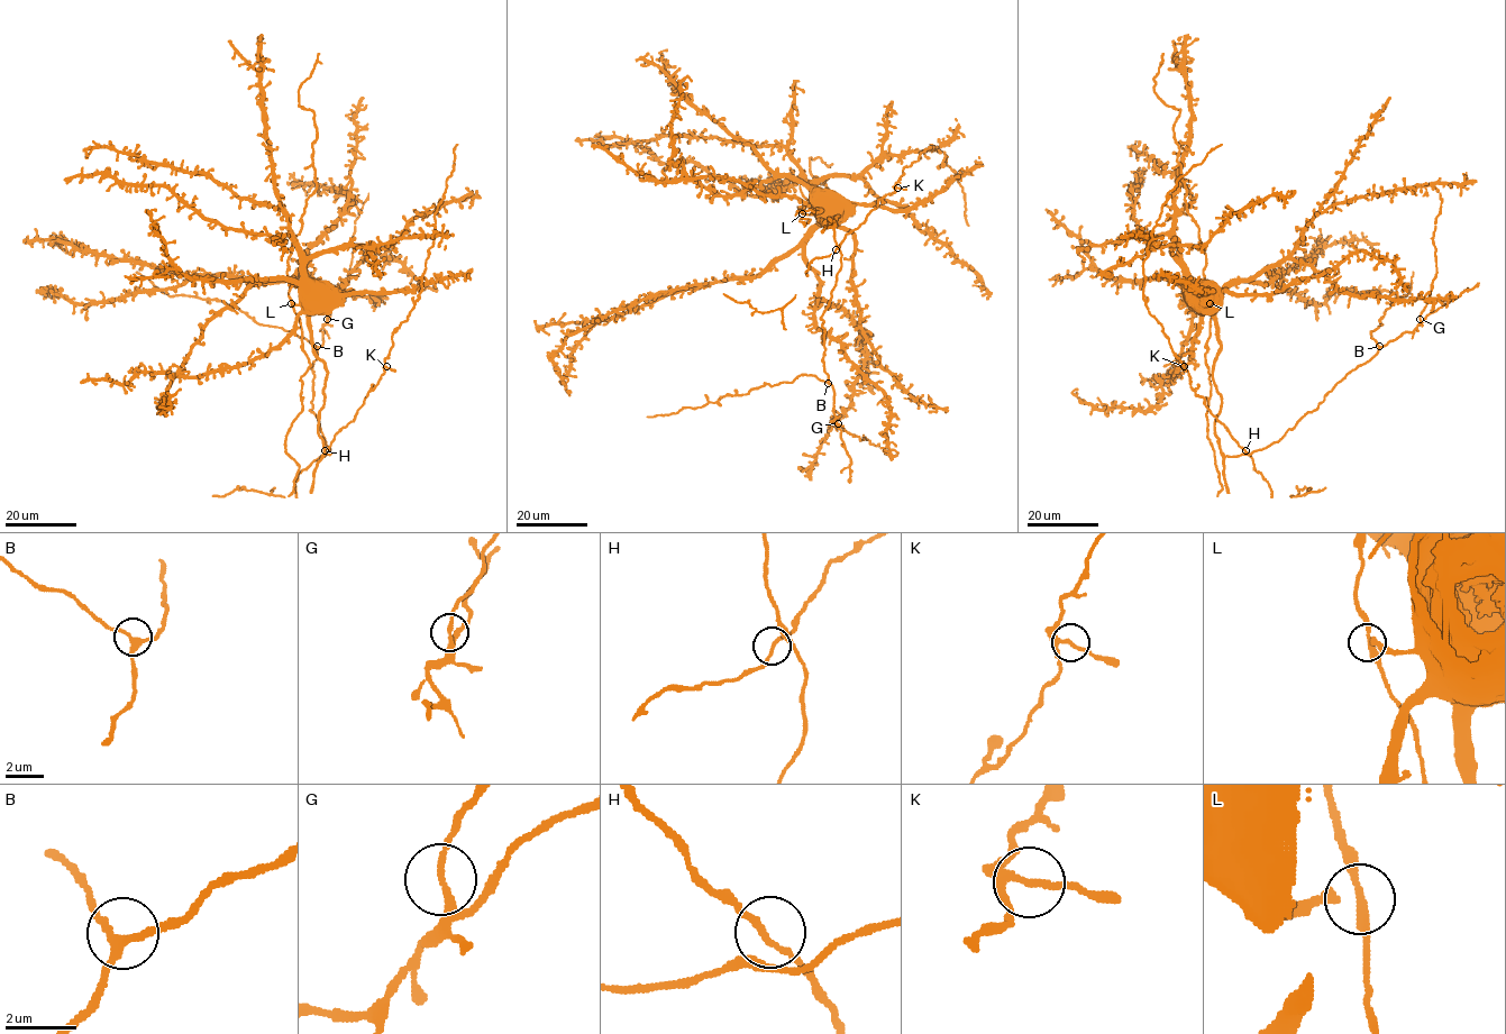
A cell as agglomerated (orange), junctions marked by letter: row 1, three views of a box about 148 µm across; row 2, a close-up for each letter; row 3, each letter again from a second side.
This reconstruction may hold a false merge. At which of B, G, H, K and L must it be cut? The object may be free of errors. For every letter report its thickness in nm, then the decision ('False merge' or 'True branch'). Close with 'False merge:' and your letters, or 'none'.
B: Thickness 220 nm. True branch
G: Thickness 160 nm. True branch
H: Thickness 140 nm. True branch
K: Thickness 200 nm. True branch
L: Thickness 220 nm. True branch
False merge: none

